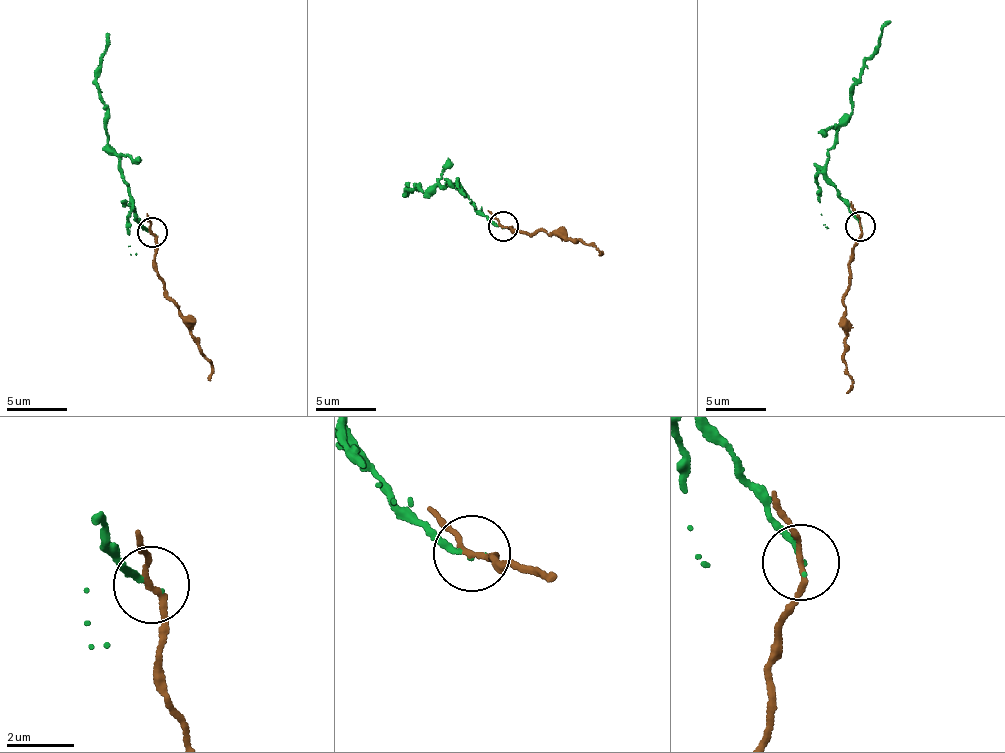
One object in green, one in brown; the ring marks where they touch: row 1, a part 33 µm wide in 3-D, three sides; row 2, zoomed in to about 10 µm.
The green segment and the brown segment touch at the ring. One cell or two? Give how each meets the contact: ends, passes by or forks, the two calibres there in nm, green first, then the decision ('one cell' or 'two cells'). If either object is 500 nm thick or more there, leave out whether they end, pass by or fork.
green ends | brown passes by | 150/150 nm | two cells

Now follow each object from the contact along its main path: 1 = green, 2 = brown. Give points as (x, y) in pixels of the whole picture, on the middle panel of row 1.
1: (504, 227), (453, 182), (439, 183), (427, 196), (416, 185), (404, 193), (405, 184), (407, 188)
2: (504, 227), (528, 236), (540, 231), (580, 241), (601, 252)

